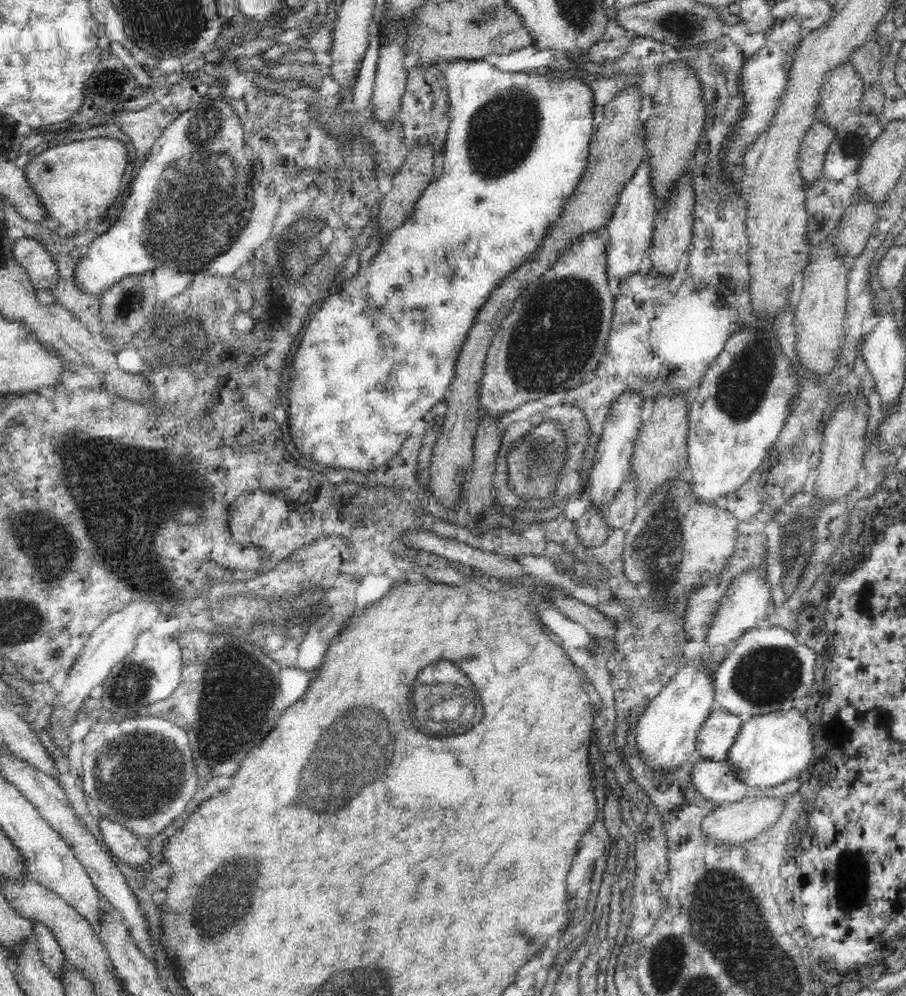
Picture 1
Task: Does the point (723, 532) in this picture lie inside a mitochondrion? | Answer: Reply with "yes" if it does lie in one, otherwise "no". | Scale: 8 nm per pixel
no

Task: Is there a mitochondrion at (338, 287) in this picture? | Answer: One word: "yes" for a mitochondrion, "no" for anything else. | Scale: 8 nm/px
no

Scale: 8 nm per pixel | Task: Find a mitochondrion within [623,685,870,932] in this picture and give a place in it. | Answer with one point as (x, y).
(704, 901)

